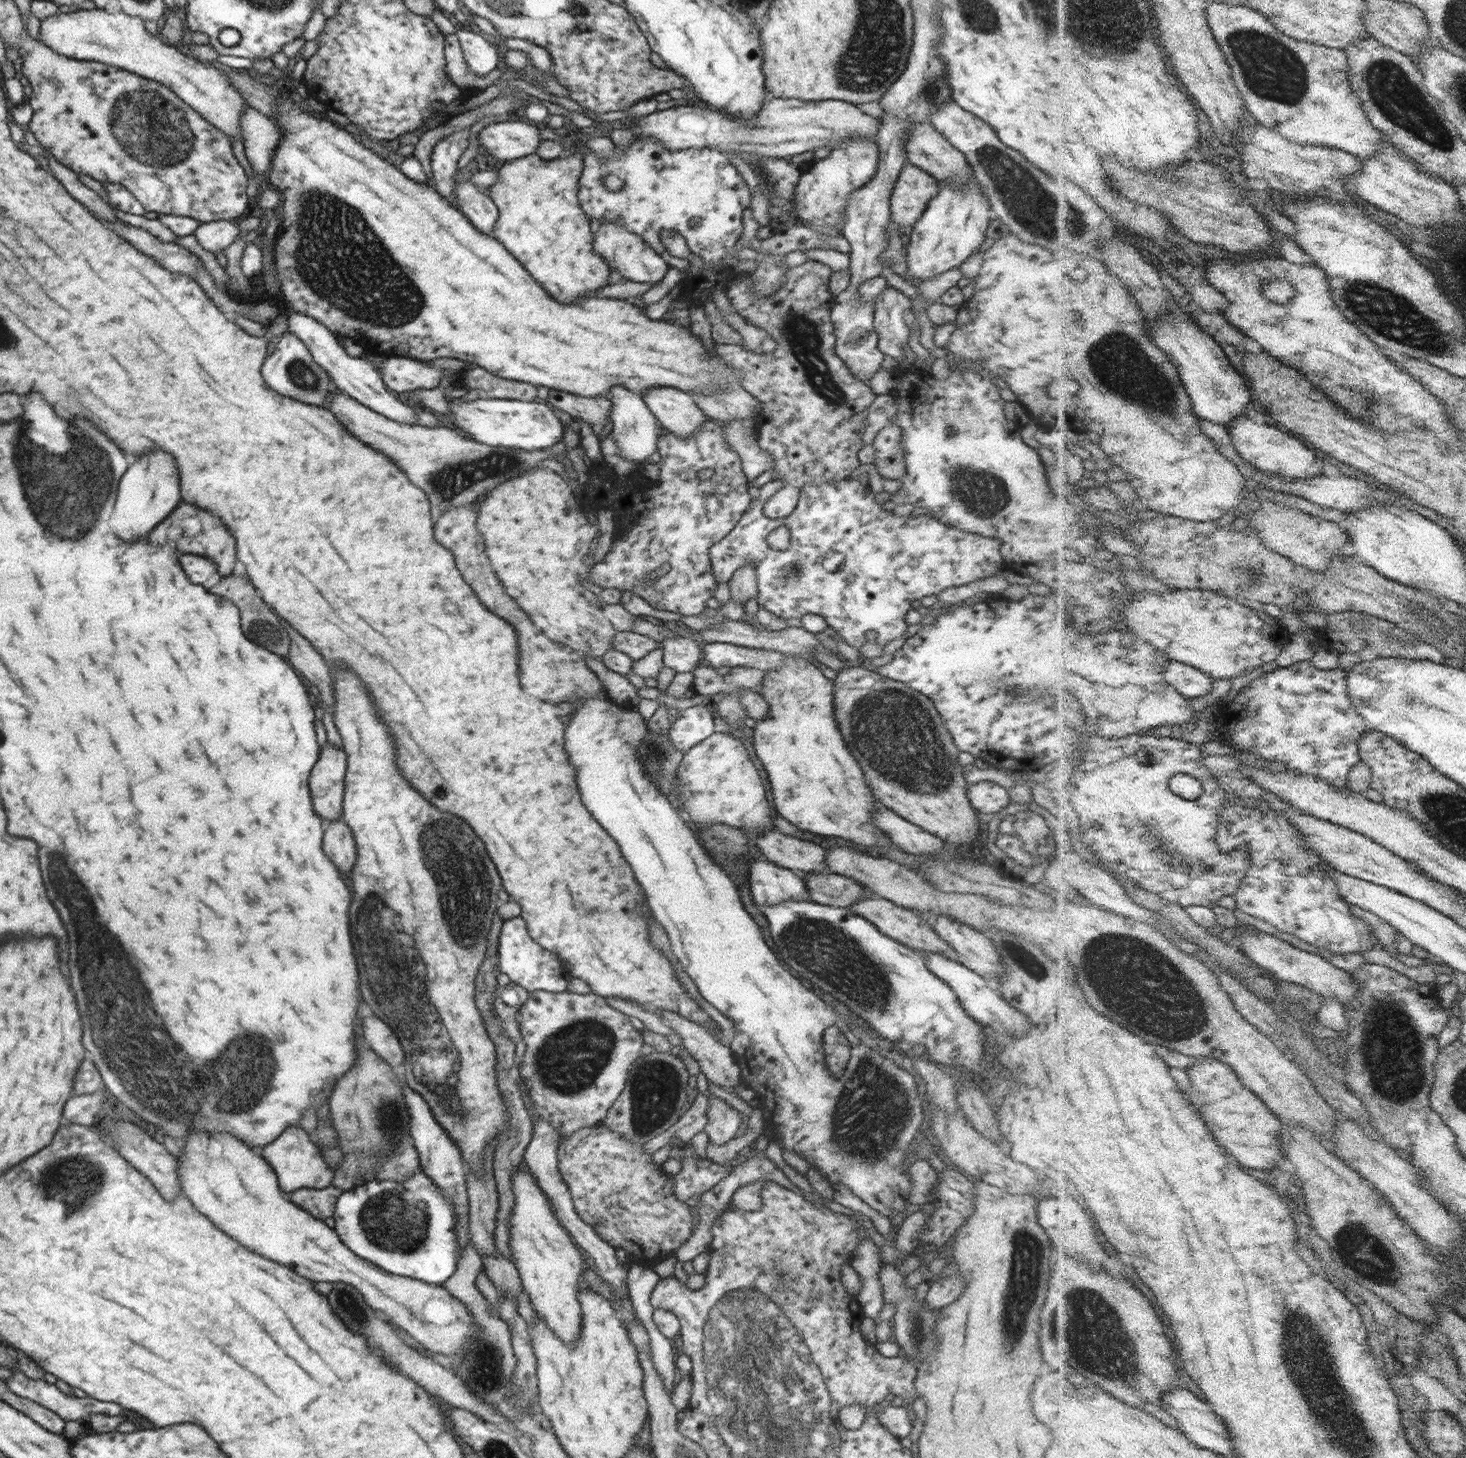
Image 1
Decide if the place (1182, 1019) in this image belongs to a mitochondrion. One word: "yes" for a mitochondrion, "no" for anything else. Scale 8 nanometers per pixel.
yes

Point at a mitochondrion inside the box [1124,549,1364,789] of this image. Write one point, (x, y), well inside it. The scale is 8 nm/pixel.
(1250, 574)

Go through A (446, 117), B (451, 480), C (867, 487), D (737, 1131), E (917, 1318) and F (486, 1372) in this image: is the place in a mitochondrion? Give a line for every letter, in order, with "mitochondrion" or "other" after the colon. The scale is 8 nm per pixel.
A: other
B: mitochondrion
C: other
D: other
E: mitochondrion
F: mitochondrion

